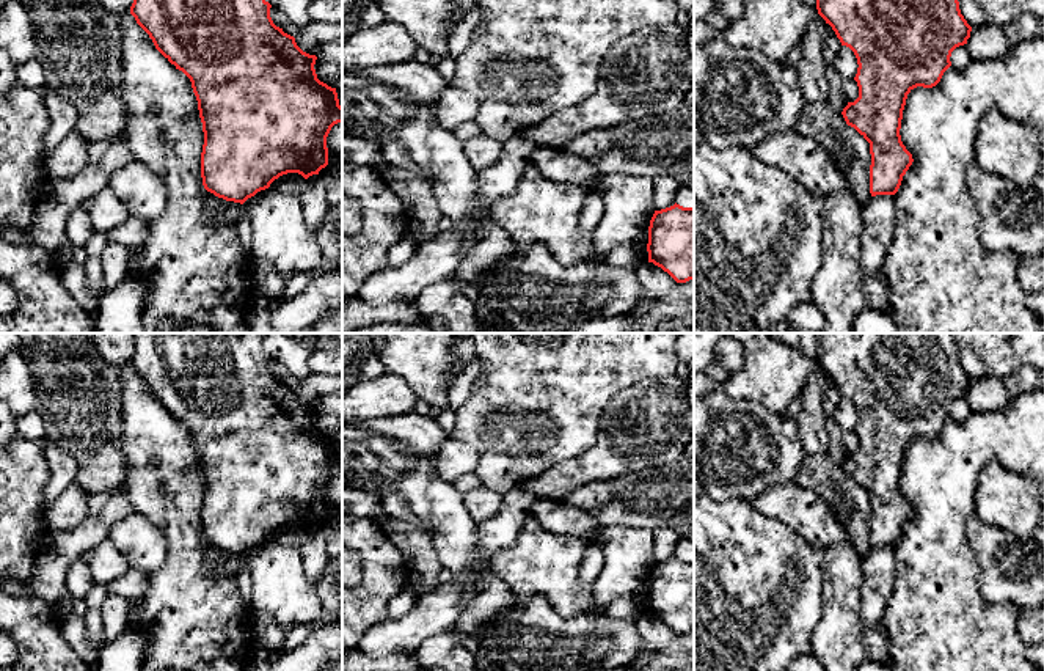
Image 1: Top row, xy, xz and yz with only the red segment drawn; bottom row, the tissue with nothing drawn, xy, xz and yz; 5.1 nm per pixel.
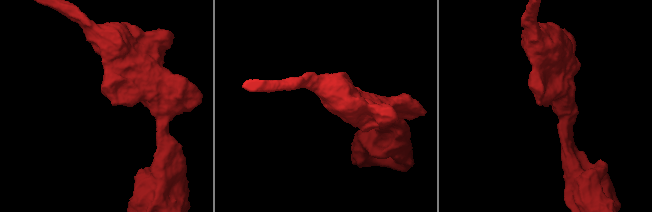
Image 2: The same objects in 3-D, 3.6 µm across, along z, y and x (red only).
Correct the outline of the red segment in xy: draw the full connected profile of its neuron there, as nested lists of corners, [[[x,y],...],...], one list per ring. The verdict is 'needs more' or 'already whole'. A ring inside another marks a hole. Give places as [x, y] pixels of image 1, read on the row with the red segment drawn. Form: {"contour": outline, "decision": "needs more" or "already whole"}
{"contour": [[[133,0],[130,6],[130,14],[149,35],[155,49],[192,82],[204,132],[201,152],[201,178],[204,189],[218,198],[240,204],[257,192],[268,189],[270,184],[283,174],[298,173],[305,179],[319,174],[319,171],[328,165],[327,137],[334,124],[342,123],[342,107],[339,105],[336,88],[317,79],[314,69],[317,57],[303,52],[297,46],[294,36],[284,33],[283,28],[273,24],[270,8],[272,5],[265,0]]], "decision": "already whole"}

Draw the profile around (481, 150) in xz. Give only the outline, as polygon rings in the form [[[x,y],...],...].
[[[479,134],[463,143],[463,151],[471,165],[479,171],[493,165],[502,149],[502,141]]]

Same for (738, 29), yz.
[[[744,0],[744,13],[714,38],[733,46],[750,47],[785,64],[788,53],[801,44],[816,8],[804,0]]]

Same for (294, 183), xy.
[[[287,173],[275,179],[270,187],[279,192],[290,192],[300,195],[305,187],[305,178],[298,173]]]

